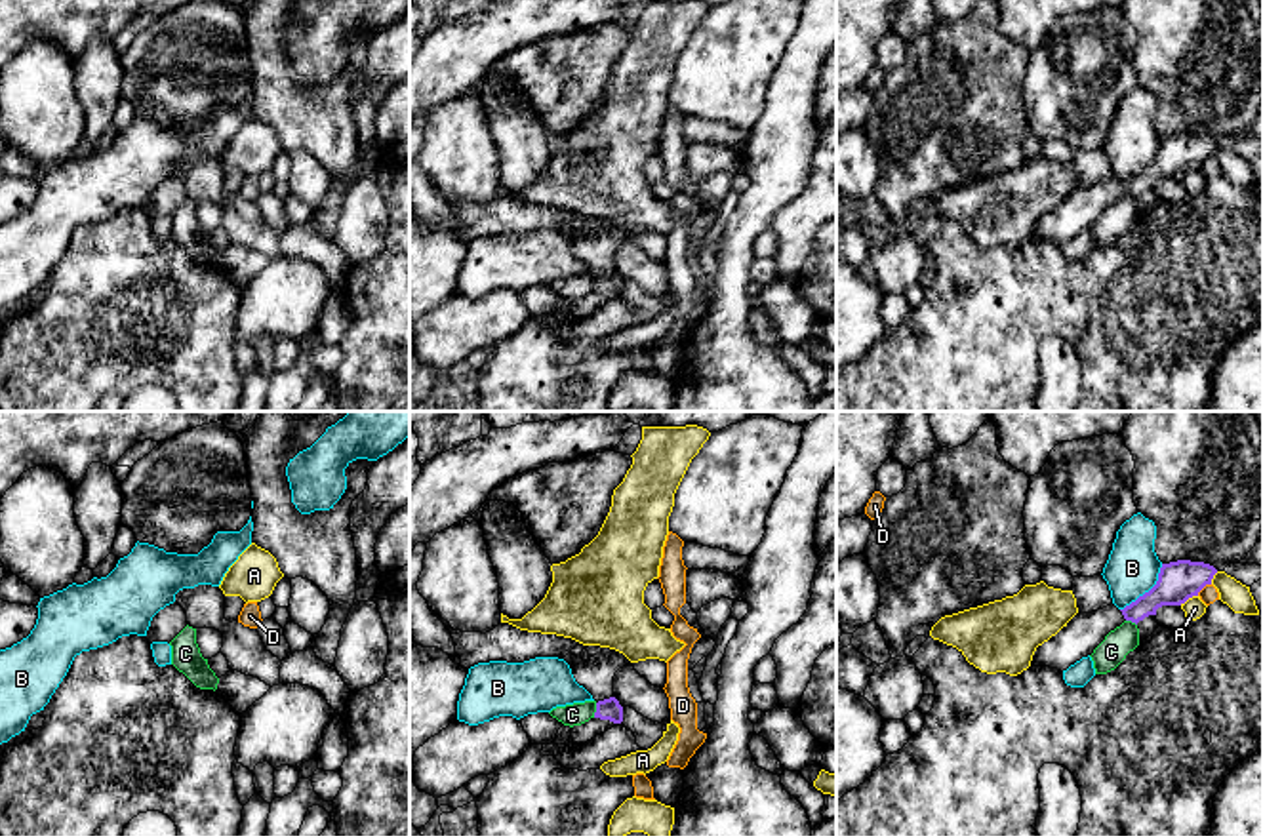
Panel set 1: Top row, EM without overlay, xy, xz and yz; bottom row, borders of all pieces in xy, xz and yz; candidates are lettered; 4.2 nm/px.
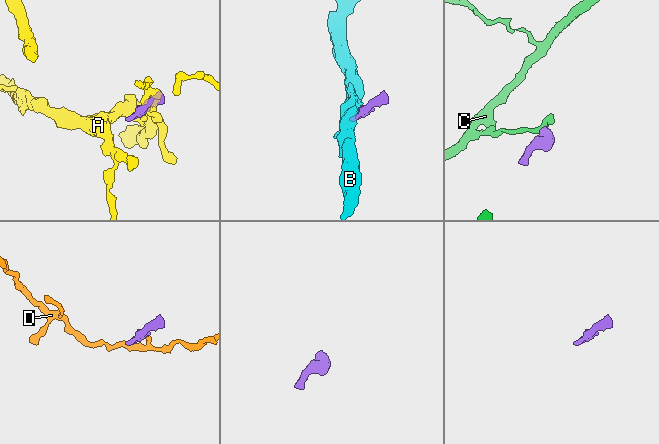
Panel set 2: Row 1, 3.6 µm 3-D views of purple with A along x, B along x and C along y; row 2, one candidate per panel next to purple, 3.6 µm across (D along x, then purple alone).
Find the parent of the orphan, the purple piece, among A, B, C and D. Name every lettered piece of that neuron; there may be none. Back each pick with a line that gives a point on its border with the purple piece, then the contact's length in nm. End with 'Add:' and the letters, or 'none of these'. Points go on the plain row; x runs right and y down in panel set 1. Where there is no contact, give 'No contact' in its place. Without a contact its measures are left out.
Add: none of these

